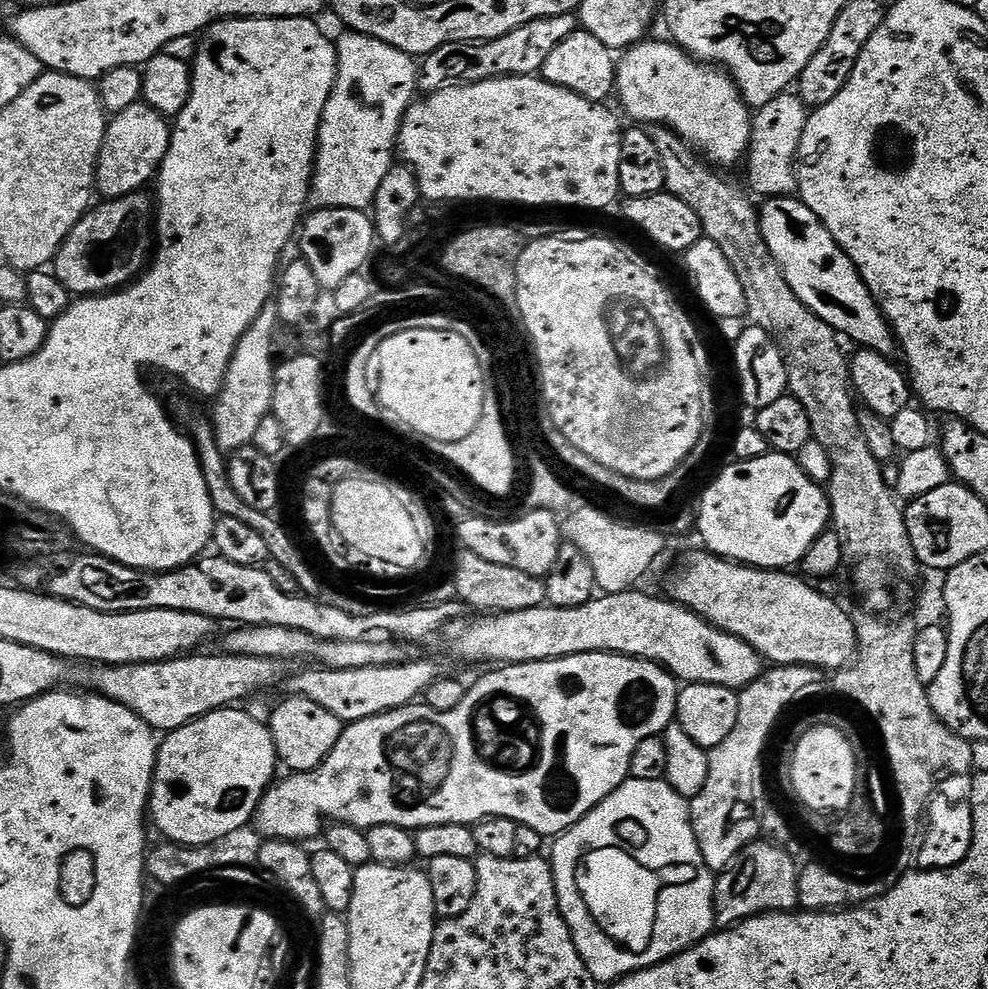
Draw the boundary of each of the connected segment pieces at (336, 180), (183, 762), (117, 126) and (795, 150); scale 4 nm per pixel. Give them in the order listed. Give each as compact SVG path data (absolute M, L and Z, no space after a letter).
M351 30L345 31L343 34L345 36L341 40L335 41L336 85L332 88L330 98L326 102L324 113L320 119L320 129L316 135L316 162L312 166L312 183L308 189L307 202L307 207L312 210L318 208L358 208L364 210L375 201L380 187L389 179L388 171L392 168L392 152L394 156L398 148L400 122L404 118L404 112L409 104L413 103L418 92L418 64L413 57L406 55L402 50L394 50L394 46L386 46L386 42L378 42L378 38L363 36Z
M240 706L219 708L217 712L199 716L186 726L176 728L159 741L148 807L151 823L152 820L156 823L165 841L185 846L215 844L234 830L249 827L255 817L260 799L277 775L278 759L267 723L263 719L255 720L242 709Z
M137 102L134 106L126 106L126 110L115 113L107 121L104 129L104 141L100 147L100 157L96 160L96 178L94 188L108 200L119 200L122 196L131 196L139 193L144 183L151 181L160 171L160 163L168 149L168 143L172 137L170 124L160 113L155 112L150 105Z
M796 94L772 100L755 113L752 138L748 141L746 153L749 184L747 187L753 193L756 191L760 198L784 198L797 191L796 162L809 115L809 109Z

